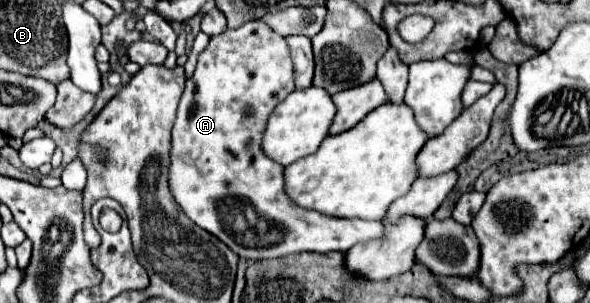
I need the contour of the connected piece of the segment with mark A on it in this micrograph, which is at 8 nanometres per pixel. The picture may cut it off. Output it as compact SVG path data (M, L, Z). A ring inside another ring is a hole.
M261 19L257 21L249 21L237 29L227 29L225 33L217 35L217 37L211 37L207 49L199 55L199 61L197 61L197 69L193 73L193 77L189 77L185 81L185 91L183 91L183 97L179 101L179 109L177 109L177 121L173 125L173 151L171 151L171 167L169 167L169 185L171 185L171 191L173 191L173 197L177 199L177 203L181 205L181 209L189 215L189 219L193 219L195 225L199 225L201 229L213 233L215 237L219 237L231 251L235 251L239 257L245 257L245 259L251 259L251 261L259 261L259 259L275 259L275 257L281 257L281 255L291 255L291 253L299 253L299 251L319 251L319 253L327 253L327 251L347 251L349 247L353 247L355 243L367 243L367 241L373 241L373 239L381 239L385 235L385 227L381 221L365 221L365 219L329 219L325 215L317 215L317 213L311 213L311 211L297 211L297 207L293 207L293 203L289 203L289 199L285 199L285 191L283 191L283 167L273 163L267 155L261 155L261 135L265 131L265 119L269 117L269 113L273 111L273 107L277 103L281 103L289 93L293 91L293 63L291 63L291 57L289 57L289 47L285 43L285 37L277 35L275 31L271 31ZM247 205L253 205L253 209L257 211L257 215L261 215L261 219L265 219L267 223L273 223L273 227L279 227L279 231L283 233L283 239L279 243L275 243L273 247L253 247L253 245L247 245L243 237L237 237L237 233L241 231L241 235L245 235L247 227L245 229L239 229L239 215L245 215L245 207Z

